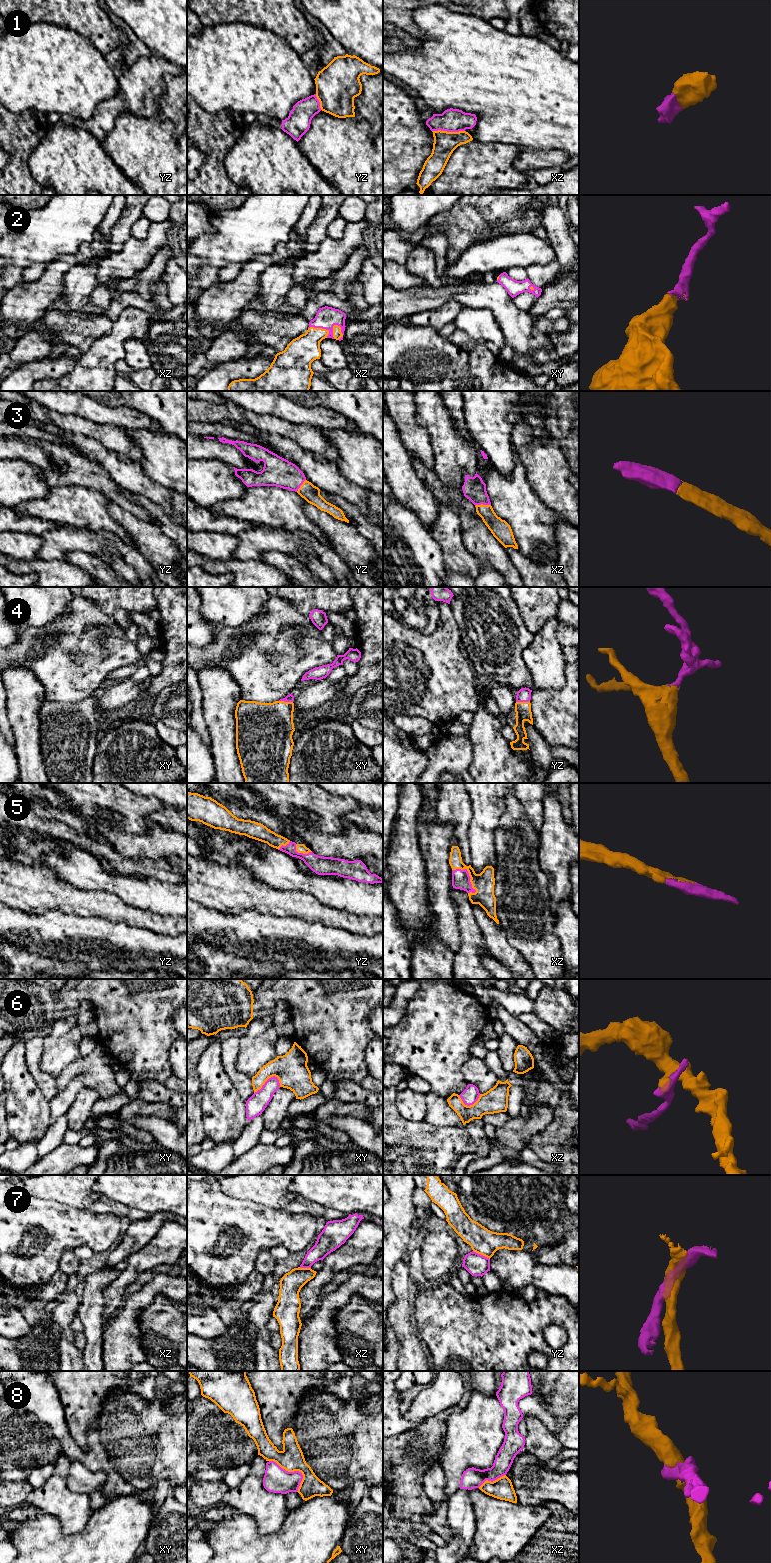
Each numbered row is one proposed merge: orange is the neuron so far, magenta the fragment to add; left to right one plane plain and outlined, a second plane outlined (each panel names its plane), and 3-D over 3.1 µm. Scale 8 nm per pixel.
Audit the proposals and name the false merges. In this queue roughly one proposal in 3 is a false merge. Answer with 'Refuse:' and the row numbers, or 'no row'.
Refuse: 6, 7, 8

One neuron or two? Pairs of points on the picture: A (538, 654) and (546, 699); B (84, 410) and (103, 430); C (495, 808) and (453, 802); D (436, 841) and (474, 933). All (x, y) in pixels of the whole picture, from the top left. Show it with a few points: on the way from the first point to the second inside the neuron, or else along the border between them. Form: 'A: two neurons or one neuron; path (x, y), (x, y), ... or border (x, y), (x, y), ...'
A: two neurons; border (566, 679), (566, 683), (561, 688), (534, 689)
B: two neurons; border (74, 414), (97, 423), (112, 424), (119, 428)
C: two neurons; border (467, 793), (471, 806), (469, 828)
D: two neurons; border (451, 886), (450, 896), (456, 911)

